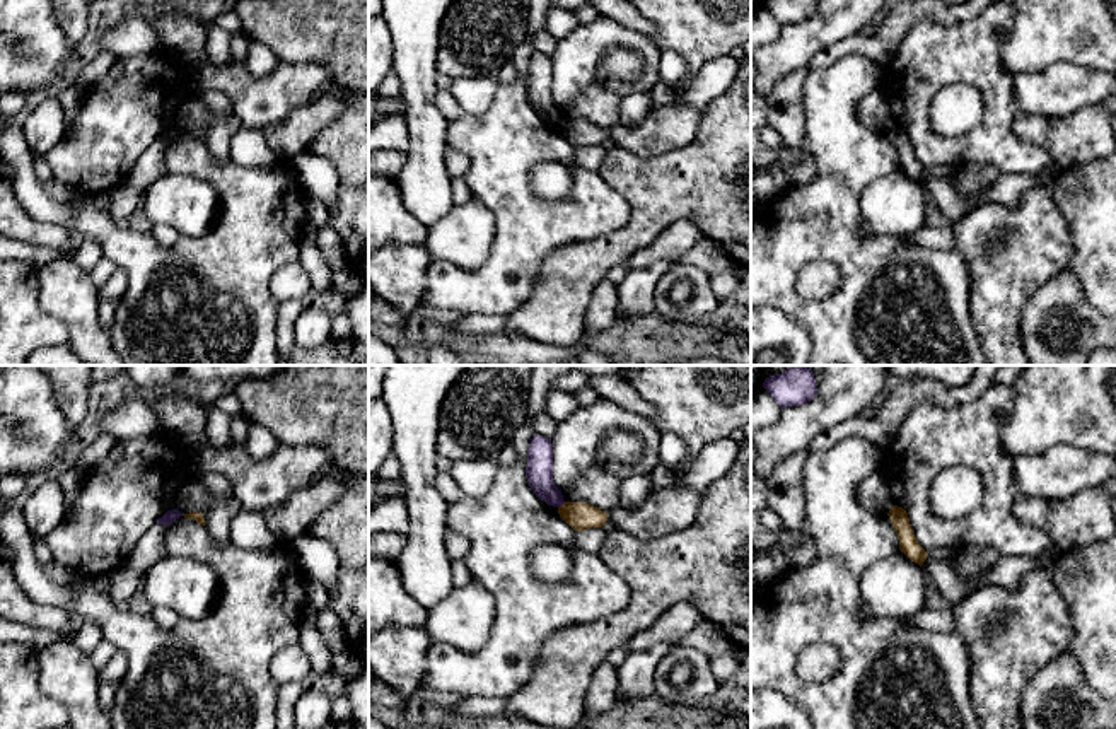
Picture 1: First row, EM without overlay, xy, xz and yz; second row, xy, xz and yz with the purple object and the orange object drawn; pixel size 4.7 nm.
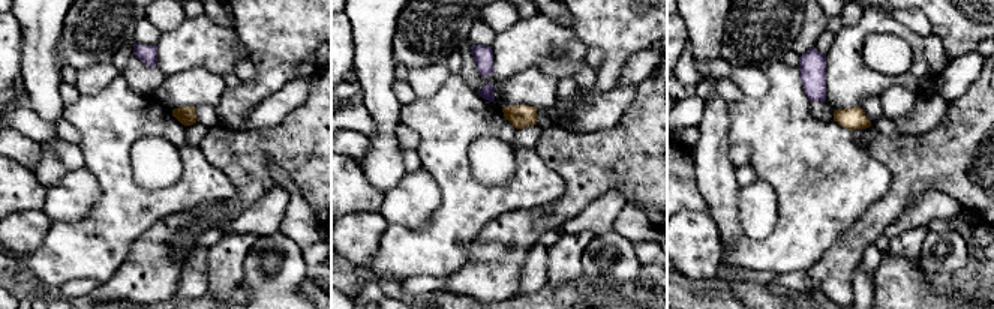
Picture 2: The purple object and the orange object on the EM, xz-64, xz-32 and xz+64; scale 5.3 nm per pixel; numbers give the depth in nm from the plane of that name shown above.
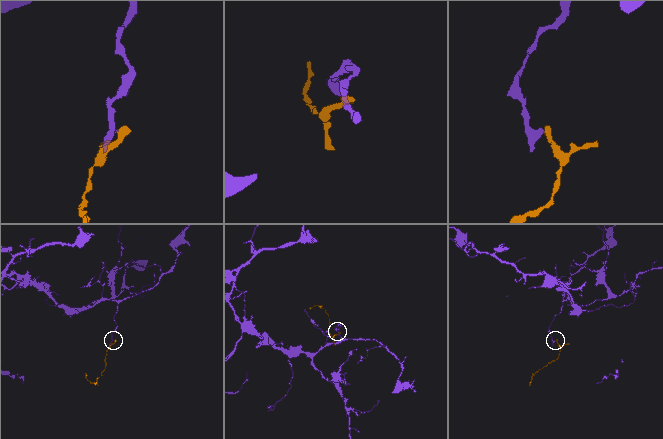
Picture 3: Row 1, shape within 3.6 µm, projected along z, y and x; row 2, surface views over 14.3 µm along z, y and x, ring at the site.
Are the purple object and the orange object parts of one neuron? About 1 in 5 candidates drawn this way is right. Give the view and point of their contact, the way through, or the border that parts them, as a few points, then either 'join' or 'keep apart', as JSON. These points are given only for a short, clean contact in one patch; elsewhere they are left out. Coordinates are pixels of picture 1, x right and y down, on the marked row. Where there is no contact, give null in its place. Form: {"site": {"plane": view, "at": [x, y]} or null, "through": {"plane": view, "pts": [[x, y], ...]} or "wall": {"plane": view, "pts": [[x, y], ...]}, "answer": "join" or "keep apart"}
{"site": {"plane": "xz", "at": [562, 504]}, "wall": {"plane": "xz", "pts": [[565, 502], [558, 507]]}, "answer": "keep apart"}

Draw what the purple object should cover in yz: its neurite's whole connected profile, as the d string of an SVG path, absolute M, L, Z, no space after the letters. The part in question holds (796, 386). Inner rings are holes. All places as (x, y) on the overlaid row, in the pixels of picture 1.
M790 365L785 372L764 379L763 388L782 406L799 406L817 394L809 365Z

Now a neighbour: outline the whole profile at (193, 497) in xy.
M191 476L176 495L176 509L181 514L201 512L212 538L227 543L230 524L242 507L235 495L218 499L205 488L200 476Z

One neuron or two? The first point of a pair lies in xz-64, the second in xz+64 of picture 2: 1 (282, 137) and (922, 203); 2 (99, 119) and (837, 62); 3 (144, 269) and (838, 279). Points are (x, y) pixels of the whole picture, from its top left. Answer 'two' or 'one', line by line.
1: two
2: two
3: one

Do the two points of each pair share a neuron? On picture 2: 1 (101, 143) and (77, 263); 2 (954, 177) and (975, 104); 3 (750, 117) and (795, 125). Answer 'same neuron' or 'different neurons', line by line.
1: same neuron
2: same neuron
3: same neuron

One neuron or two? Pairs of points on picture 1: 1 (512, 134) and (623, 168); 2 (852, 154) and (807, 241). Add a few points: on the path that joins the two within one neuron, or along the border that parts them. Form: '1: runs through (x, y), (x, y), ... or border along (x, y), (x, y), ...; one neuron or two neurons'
1: border along (598, 169), (625, 198); two neurons
2: runs through (842, 176), (831, 202), (819, 219); one neuron

